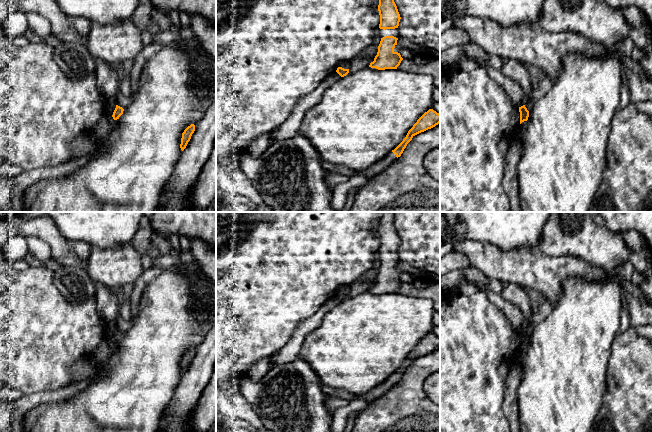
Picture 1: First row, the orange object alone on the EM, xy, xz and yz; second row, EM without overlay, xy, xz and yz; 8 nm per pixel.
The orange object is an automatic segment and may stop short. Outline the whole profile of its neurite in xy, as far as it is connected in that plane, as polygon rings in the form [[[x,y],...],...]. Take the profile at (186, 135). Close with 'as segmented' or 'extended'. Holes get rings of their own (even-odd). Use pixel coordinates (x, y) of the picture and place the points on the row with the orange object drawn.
[[[191,124],[182,133],[181,144],[180,144],[180,148],[182,151],[186,148],[188,142],[191,139],[192,134],[194,133],[194,131],[195,131],[195,125]]] | as segmented

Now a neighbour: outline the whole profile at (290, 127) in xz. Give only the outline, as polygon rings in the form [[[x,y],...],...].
[[[337,72],[331,73],[315,90],[303,96],[294,106],[290,116],[270,134],[271,141],[286,140],[299,133],[307,110],[317,104],[325,90],[340,79],[341,76]]]

